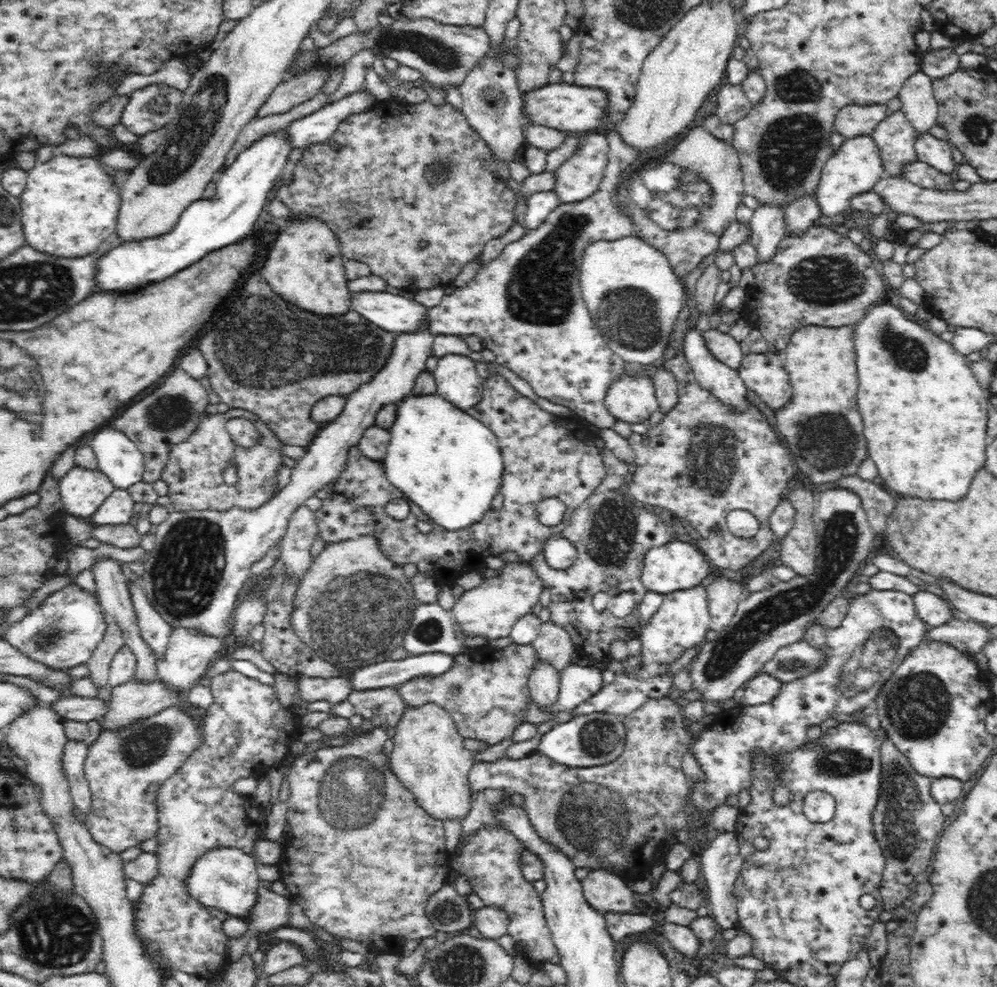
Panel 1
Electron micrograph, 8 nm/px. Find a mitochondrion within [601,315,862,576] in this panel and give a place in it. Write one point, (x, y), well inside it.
(711, 452)

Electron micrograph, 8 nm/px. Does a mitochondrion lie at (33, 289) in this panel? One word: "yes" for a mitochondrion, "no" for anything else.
yes

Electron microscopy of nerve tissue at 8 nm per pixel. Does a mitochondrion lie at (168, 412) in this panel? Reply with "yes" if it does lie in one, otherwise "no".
yes

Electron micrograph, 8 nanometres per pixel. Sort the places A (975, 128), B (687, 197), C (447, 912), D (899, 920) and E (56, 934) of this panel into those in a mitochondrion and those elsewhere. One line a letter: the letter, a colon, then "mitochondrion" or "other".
A: mitochondrion
B: mitochondrion
C: mitochondrion
D: other
E: mitochondrion

